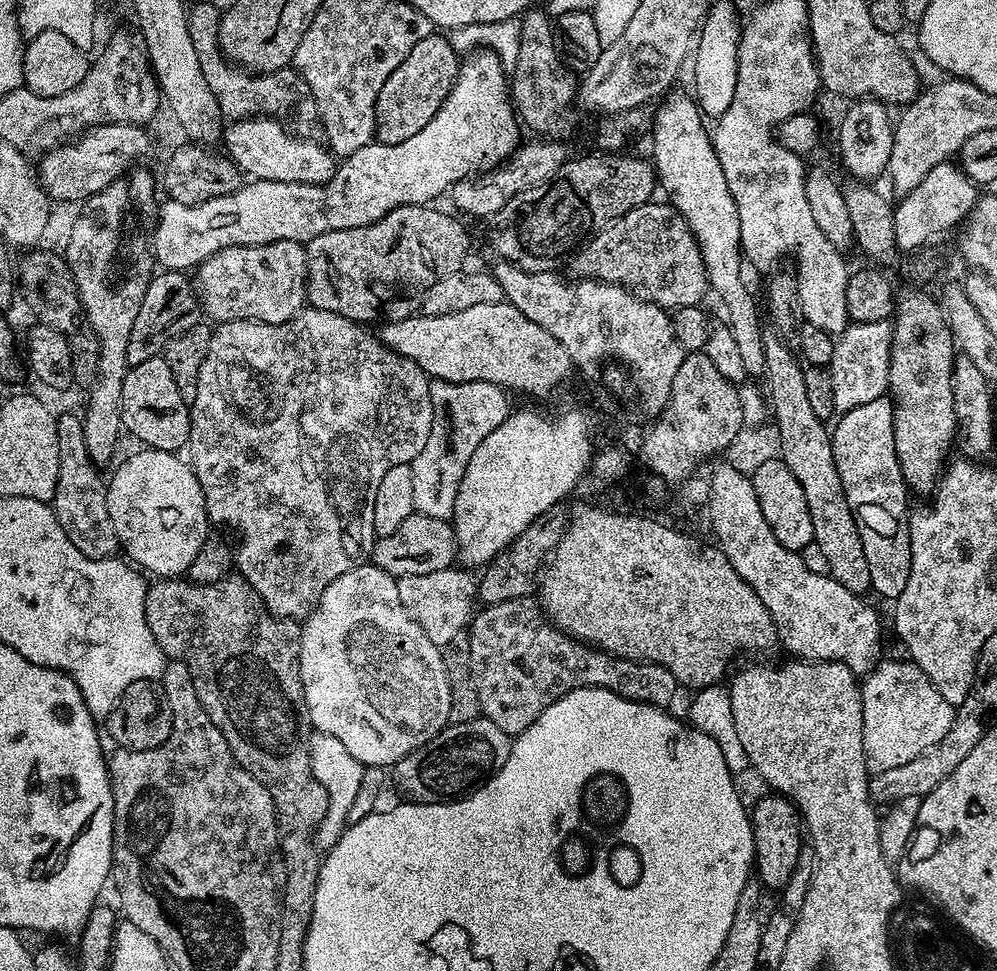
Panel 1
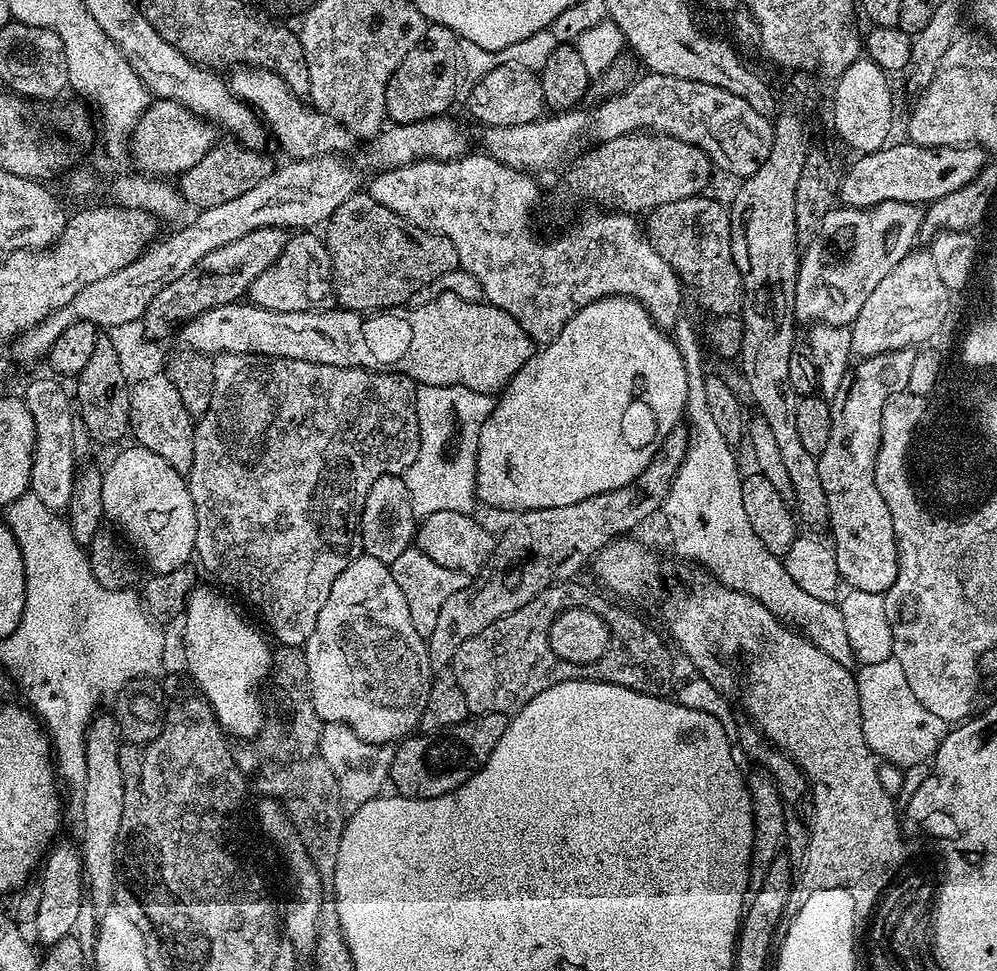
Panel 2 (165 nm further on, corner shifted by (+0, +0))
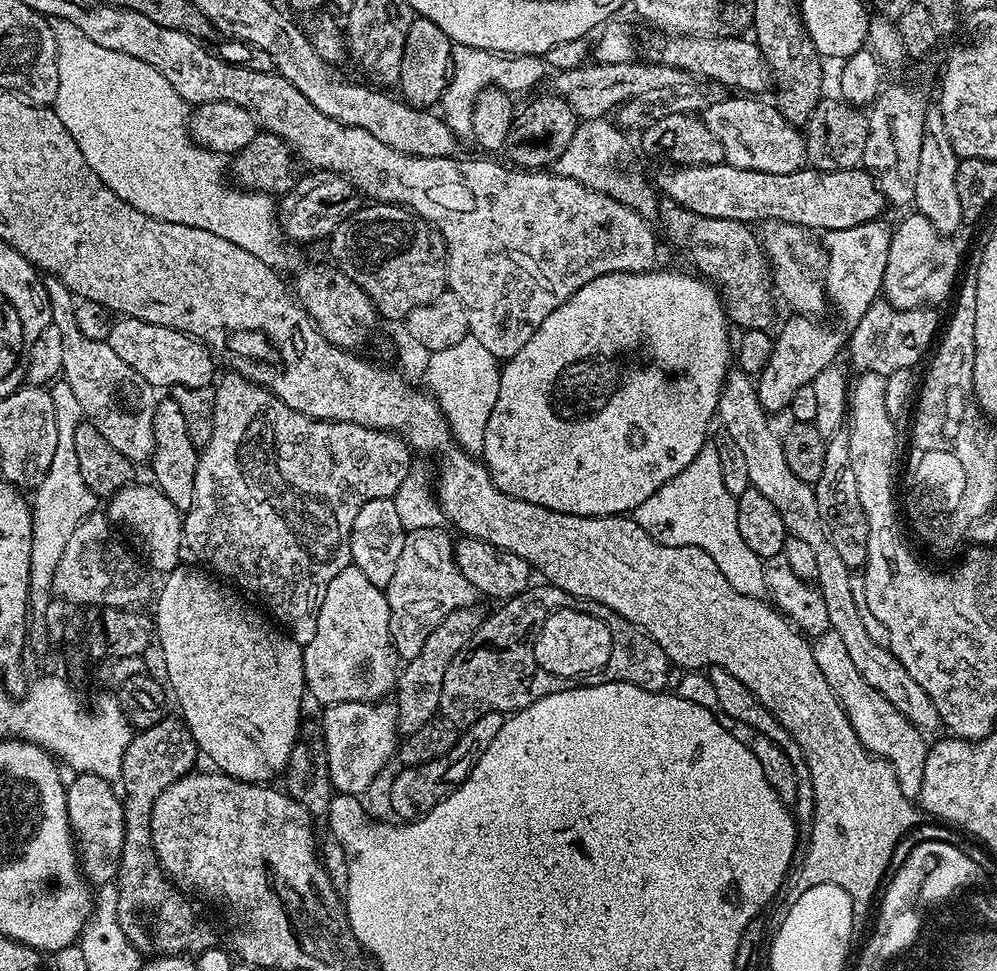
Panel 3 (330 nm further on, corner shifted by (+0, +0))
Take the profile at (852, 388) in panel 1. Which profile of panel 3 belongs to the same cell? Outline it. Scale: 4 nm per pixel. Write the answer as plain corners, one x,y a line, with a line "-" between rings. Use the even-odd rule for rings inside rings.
913,211
900,225
892,228
890,254
886,258
883,299
896,308
923,308
940,306
953,295
961,271
960,256
945,233
934,228
930,220

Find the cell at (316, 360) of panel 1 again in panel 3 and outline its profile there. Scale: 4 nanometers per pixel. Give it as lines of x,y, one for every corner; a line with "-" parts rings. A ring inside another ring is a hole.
245,376
241,380
232,380
232,428
214,428
214,434
210,434
210,442
206,442
206,446
199,449
194,474
194,502
191,510
182,516
183,543
187,551
192,551
201,560
199,561
201,565
209,564
204,566
211,569
217,577
225,581
233,580
228,582
249,597
257,596
272,611
271,619
287,629
292,639
302,646
306,645
313,640
314,633
318,630
318,614
322,598
326,598
326,589
330,586
330,582
334,582
334,578
338,578
338,574
342,574
342,570
346,570
352,564
351,530
354,528
354,518
357,517
358,510
371,499
395,496
398,486
402,486
402,482
414,467
412,459
414,459
412,449
402,436
397,436
394,432
367,428
361,424
341,420
315,420
286,406
286,402
282,402
274,393

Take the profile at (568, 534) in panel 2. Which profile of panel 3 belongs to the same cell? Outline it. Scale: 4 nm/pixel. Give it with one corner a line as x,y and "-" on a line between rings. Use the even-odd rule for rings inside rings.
480,606
454,610
454,614
446,614
434,630
430,630
430,638
422,645
422,650
414,654
412,660
407,661
399,669
396,687
394,689
394,703
396,706
396,726
401,733
407,734
426,726
439,713
442,702
442,678
446,678
446,666
454,662
454,654
470,642
470,638
483,622
486,612

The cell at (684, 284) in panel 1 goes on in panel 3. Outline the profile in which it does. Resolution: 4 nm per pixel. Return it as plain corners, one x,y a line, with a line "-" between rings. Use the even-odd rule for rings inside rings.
703,218
695,221
695,231
691,235
690,247
692,246
692,260
696,263
695,271
701,277
707,278
720,293
725,313
737,329
769,327
768,320
764,315
768,312
768,290
770,292
770,272
765,261
759,260
762,256
762,244
756,241
756,236
751,232
749,225
743,220
727,220
726,218

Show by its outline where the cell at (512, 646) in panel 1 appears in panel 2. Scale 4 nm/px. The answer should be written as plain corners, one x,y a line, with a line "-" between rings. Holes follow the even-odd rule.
573,578
551,584
542,590
542,594
530,598
522,610
514,610
514,614
506,614
506,618
498,618
494,626
486,626
482,634
474,634
474,638
462,642
458,654
454,654
450,671
458,678
462,694
466,694
469,713
477,717
485,716
487,712
515,714
522,704
530,702
530,698
538,698
542,690
550,690
550,686
558,686
567,680
600,680
647,696
668,698
673,695
672,675
676,668
672,665
673,649
664,645
665,637
660,637
642,617
623,608
628,606
580,582
-
568,608
593,611
608,624
609,644
605,653
590,664
560,660
551,649
548,637
551,624
561,611

